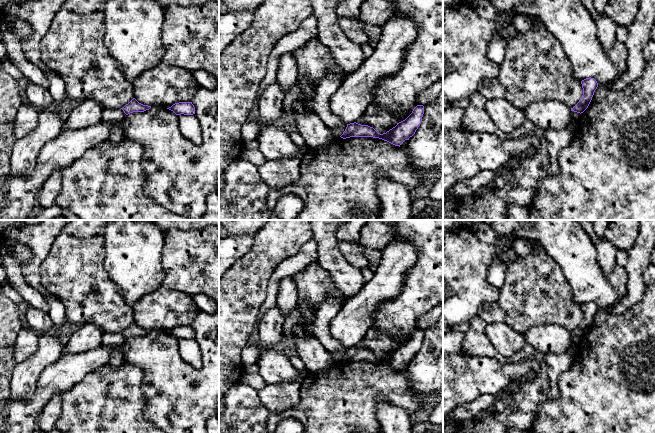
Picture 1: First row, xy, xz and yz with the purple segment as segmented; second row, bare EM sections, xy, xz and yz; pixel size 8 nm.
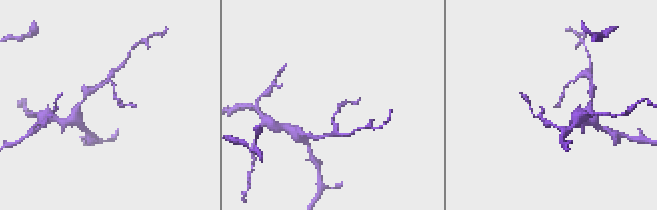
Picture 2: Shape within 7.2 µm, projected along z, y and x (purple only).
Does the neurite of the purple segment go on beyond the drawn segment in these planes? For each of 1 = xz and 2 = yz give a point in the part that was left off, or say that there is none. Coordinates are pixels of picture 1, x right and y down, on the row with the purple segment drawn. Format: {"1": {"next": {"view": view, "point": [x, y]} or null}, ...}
{"1": {"next": null}, "2": {"next": null}}

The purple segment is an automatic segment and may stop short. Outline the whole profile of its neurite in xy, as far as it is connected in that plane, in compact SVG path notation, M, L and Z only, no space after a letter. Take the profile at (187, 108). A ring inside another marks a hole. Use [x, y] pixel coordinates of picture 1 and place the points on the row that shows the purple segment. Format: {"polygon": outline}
{"polygon": "M179 102L173 104L171 107L167 108L173 111L176 115L193 115L195 114L195 107L192 102Z"}

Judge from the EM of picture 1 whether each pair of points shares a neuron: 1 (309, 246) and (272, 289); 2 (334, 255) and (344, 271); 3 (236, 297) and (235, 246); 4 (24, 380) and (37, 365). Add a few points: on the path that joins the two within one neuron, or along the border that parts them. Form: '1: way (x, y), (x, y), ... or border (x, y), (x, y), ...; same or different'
1: way (299, 258), (276, 277); same
2: way (334, 259), (340, 267); same
3: border (252, 245), (229, 269); different
4: way (26, 376), (33, 369); same

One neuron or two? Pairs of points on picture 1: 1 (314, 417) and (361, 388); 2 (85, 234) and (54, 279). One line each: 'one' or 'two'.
1: one
2: one

